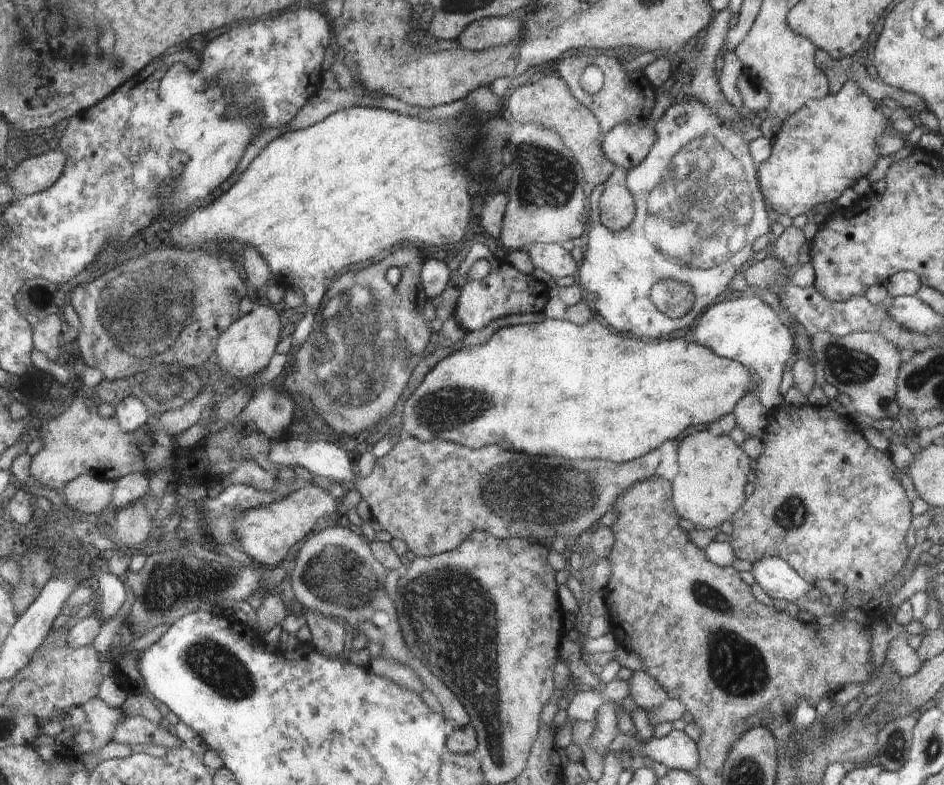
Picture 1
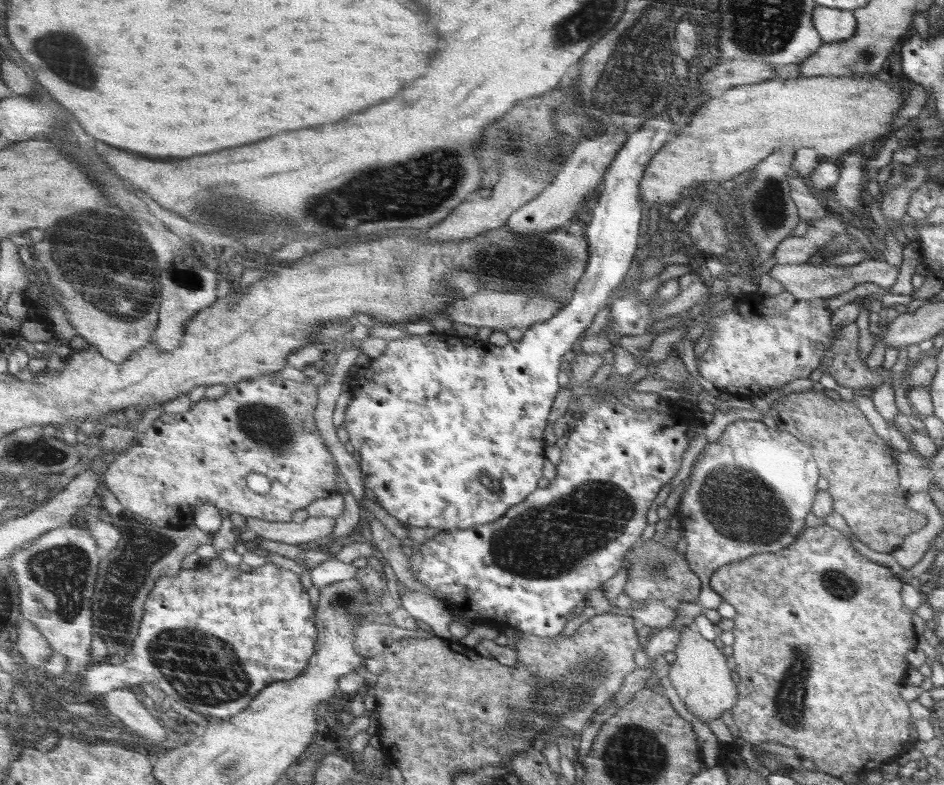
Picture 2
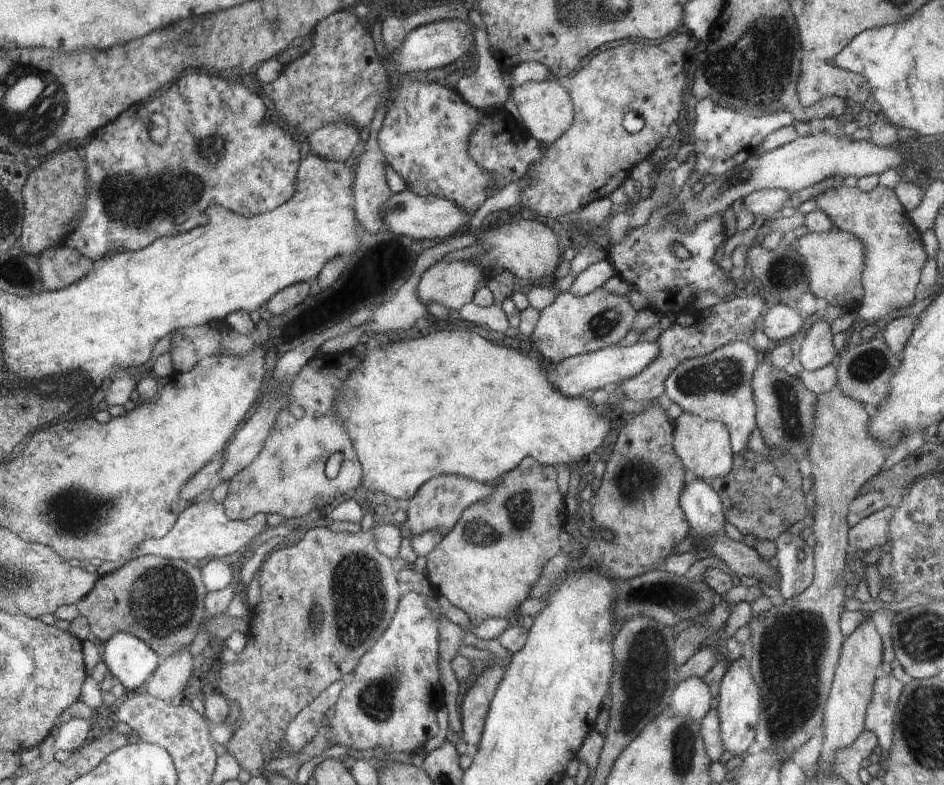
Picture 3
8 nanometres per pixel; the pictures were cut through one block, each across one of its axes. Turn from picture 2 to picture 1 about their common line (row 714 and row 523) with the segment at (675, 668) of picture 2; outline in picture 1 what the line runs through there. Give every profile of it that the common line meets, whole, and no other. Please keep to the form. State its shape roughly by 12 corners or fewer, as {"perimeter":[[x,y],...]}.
{"perimeter":[[688,434],[671,480],[698,530],[745,504],[750,460],[729,434]]}

